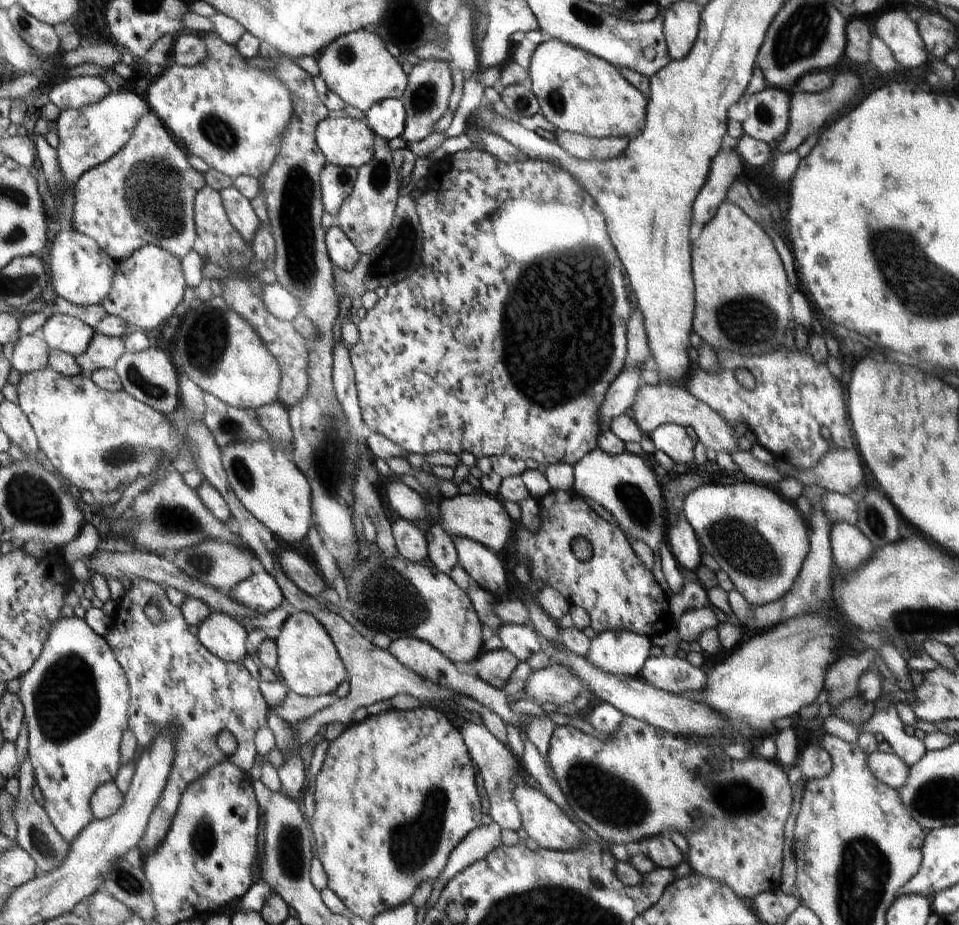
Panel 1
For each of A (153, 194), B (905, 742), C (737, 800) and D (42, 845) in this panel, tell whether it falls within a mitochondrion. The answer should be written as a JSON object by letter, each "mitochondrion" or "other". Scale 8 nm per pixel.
{"A":"mitochondrion","B":"other","C":"mitochondrion","D":"mitochondrion"}

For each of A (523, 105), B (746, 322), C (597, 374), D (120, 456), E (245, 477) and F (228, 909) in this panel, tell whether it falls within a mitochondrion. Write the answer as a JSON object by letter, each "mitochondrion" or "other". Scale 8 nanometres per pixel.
{"A":"mitochondrion","B":"mitochondrion","C":"mitochondrion","D":"mitochondrion","E":"mitochondrion","F":"other"}

